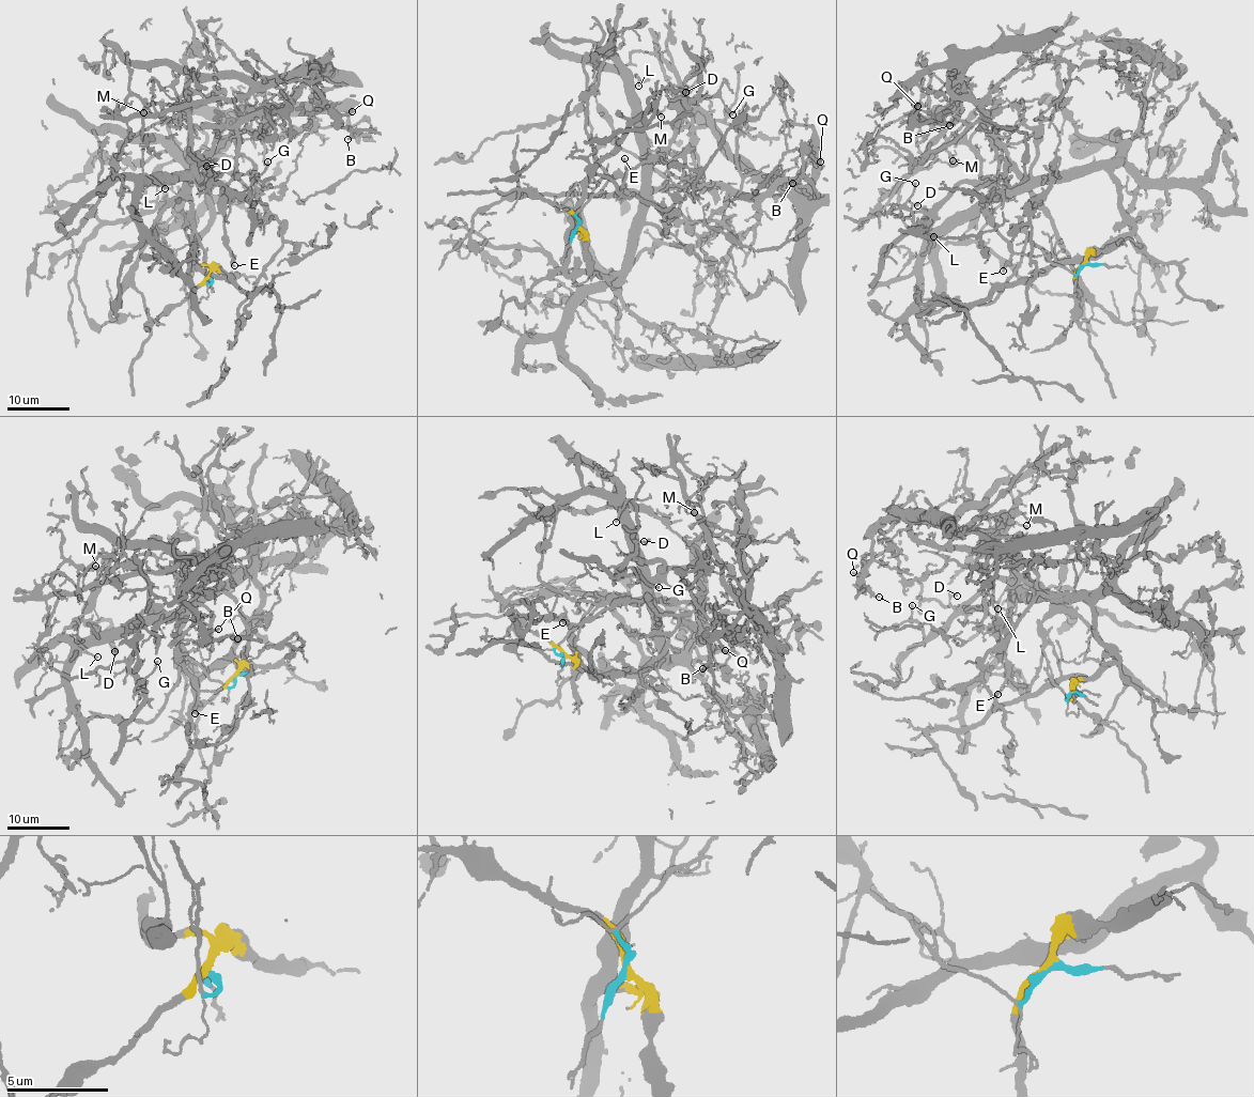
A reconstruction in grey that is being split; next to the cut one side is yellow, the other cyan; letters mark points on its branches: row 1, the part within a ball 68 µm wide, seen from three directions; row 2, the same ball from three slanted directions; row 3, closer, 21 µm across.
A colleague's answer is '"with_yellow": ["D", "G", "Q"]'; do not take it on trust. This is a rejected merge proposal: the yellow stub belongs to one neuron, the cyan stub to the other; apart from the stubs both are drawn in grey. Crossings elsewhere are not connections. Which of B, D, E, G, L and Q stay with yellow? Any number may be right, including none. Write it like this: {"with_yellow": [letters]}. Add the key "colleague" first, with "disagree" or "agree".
{"colleague": "disagree", "with_yellow": ["D", "G", "L"]}

